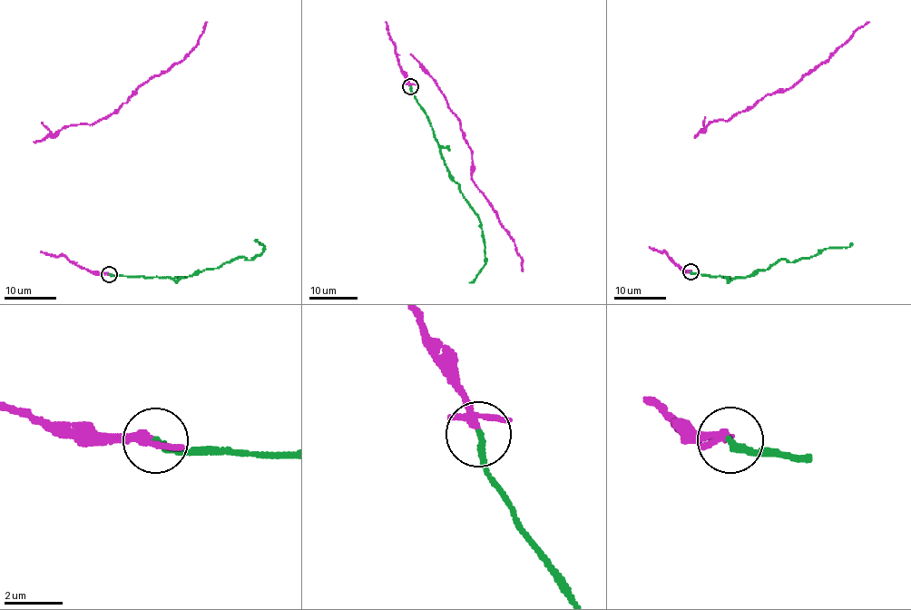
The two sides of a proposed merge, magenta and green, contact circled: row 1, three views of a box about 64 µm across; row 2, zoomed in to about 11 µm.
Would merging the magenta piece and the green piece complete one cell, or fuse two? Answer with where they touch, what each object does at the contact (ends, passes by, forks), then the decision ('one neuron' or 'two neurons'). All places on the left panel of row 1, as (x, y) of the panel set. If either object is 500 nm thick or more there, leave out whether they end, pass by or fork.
(109, 274) | magenta forks | green ends | two neurons

